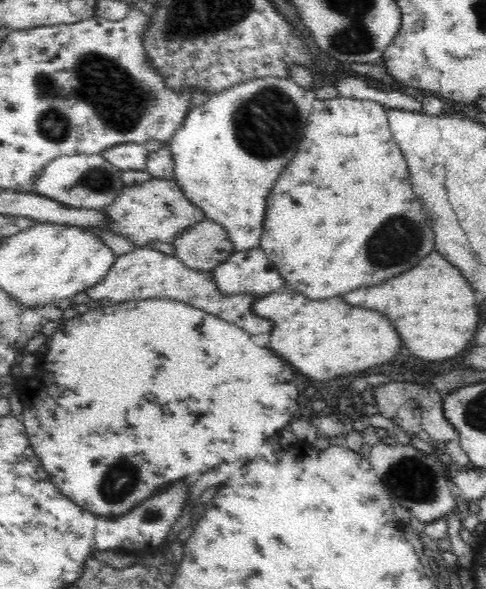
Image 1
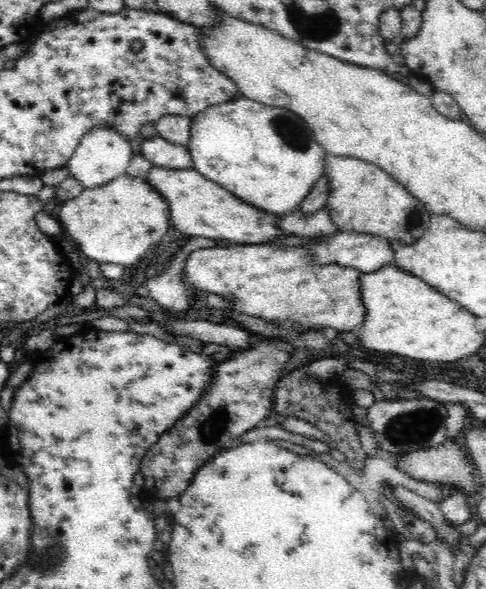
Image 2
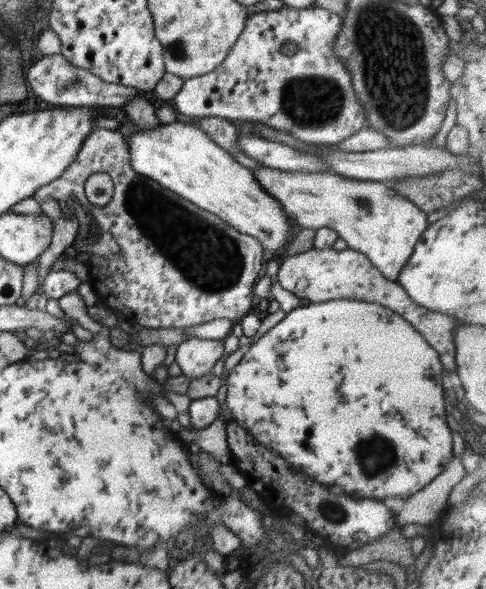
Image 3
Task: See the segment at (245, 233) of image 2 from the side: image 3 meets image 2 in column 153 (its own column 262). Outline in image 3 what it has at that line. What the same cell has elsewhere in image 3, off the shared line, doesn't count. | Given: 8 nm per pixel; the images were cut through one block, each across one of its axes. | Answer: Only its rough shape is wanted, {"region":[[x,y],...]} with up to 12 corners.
{"region":[[252,172],[296,228],[397,282],[428,214],[385,182]]}

